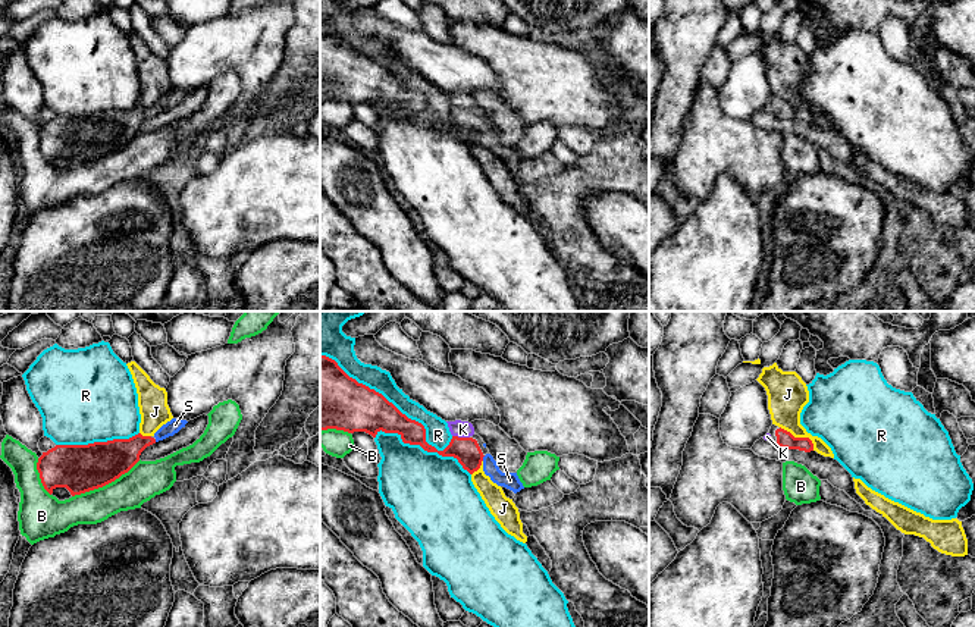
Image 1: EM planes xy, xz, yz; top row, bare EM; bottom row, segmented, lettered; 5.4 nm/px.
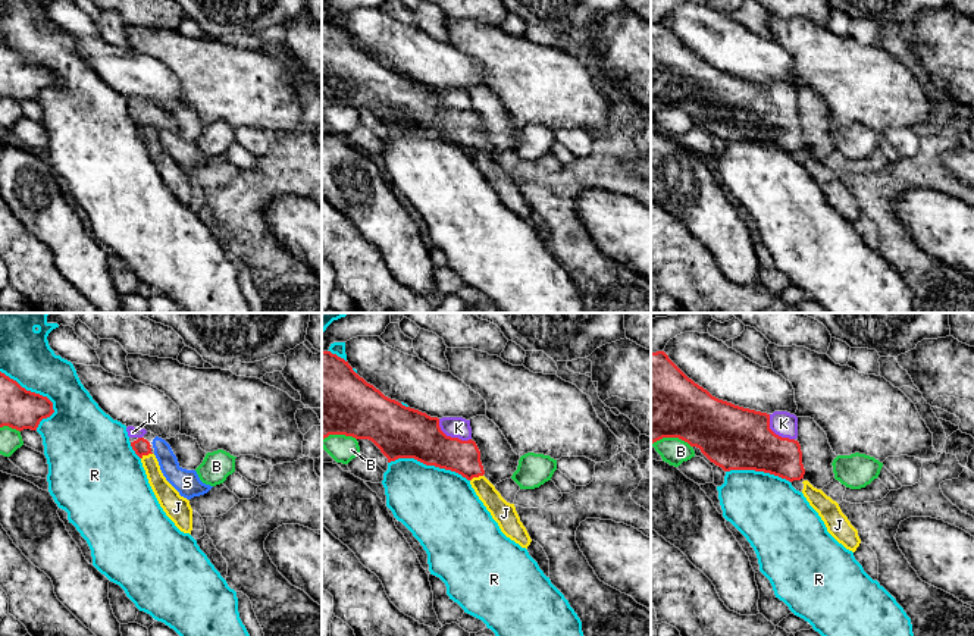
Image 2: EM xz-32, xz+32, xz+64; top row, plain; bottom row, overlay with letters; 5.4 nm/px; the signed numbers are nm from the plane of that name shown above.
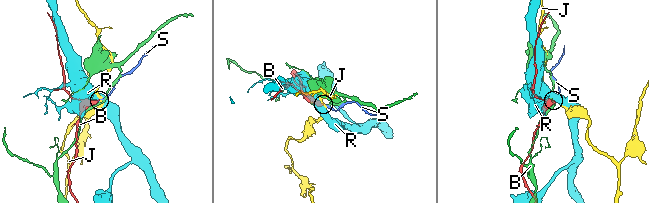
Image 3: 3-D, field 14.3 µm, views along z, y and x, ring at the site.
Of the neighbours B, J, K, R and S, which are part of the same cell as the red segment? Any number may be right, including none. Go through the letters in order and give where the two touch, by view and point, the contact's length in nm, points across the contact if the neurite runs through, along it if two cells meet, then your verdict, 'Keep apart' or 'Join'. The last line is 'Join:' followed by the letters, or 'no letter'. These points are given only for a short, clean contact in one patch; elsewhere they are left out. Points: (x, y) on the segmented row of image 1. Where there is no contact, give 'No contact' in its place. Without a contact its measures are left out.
B: Touches red at xy (106, 483). Shared border 420 nm. Keep apart
J: Touches red at yz (800, 438). Shared border 240 nm. Boundary: yz (780, 426), (795, 436), (806, 436), (814, 450). Keep apart
K: Touches red at xz (461, 438). Shared border 100 nm. Path across: xz (466, 450), (461, 445), (461, 438), (463, 429). Join
R: Touches red at xz (401, 413). Shared border 1050 nm. Keep apart
S: Touches red at xz (482, 458). Shared border 40 nm. Path across: xz (466, 450), (473, 457), (482, 458), (502, 479), (510, 480). Join
Join: K, S

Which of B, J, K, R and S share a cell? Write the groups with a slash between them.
B / J / K S / R

